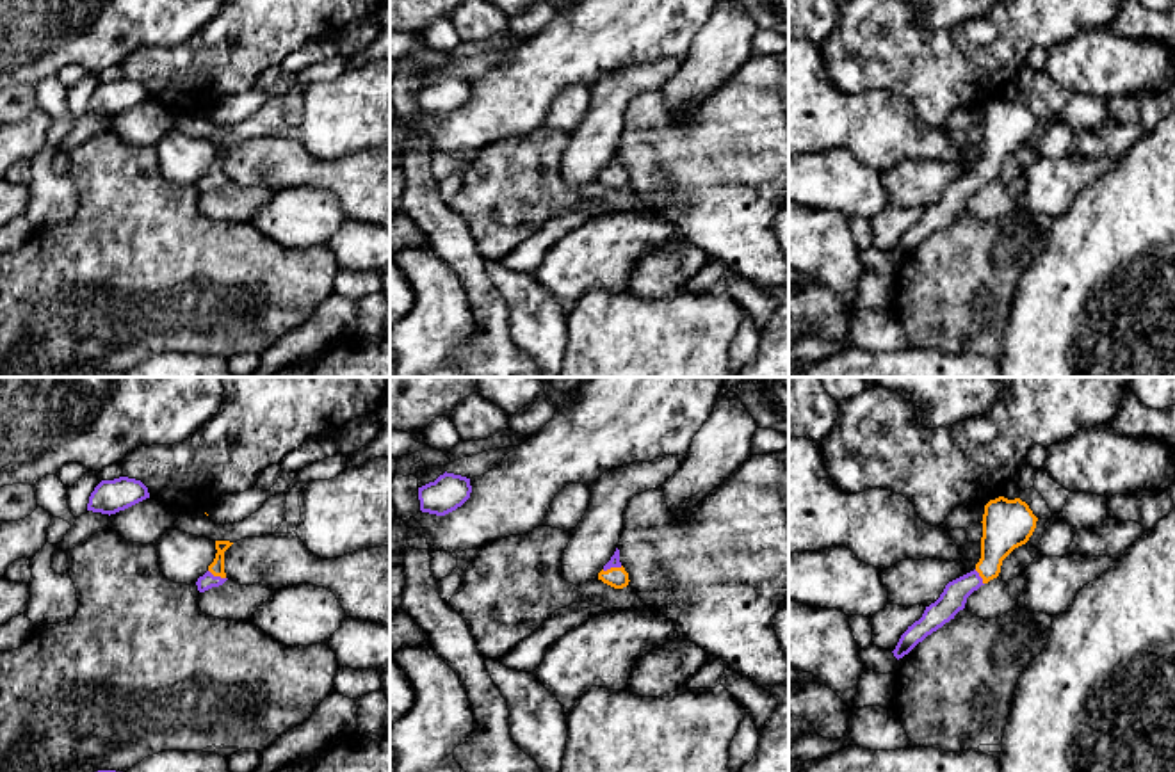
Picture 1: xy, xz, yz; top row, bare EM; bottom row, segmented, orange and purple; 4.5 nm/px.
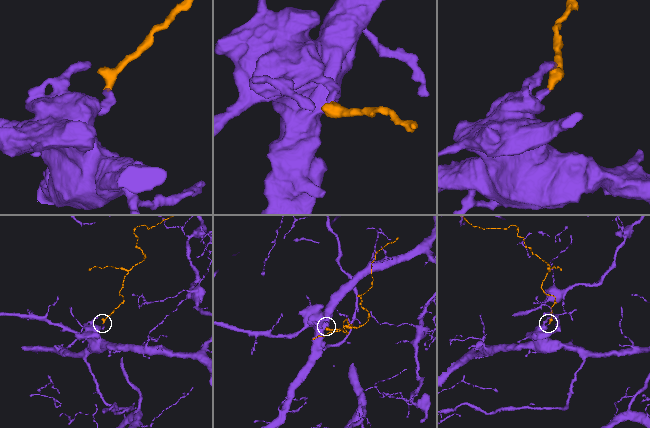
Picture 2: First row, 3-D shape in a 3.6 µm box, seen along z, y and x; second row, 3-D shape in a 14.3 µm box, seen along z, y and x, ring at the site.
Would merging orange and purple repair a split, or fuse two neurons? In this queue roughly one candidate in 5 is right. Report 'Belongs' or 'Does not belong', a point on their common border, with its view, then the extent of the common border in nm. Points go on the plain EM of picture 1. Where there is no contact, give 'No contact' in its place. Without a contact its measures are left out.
Belongs. Touches orange at xz (611, 169). Shared border 100 nm

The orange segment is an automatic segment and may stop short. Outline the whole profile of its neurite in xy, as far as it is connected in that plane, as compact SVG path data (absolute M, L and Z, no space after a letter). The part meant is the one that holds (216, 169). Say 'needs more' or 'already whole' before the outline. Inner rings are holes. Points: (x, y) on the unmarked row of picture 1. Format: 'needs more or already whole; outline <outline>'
needs more; outline M215 142L215 160L208 167L208 173L198 180L196 187L199 194L205 194L212 189L223 187L228 180L224 174L224 153L231 148L233 144L230 142Z

